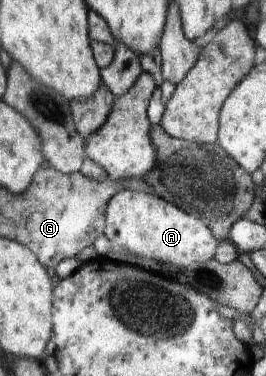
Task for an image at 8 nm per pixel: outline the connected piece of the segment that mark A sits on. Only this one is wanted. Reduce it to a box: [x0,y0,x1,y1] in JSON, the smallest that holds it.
[106,188,219,268]

